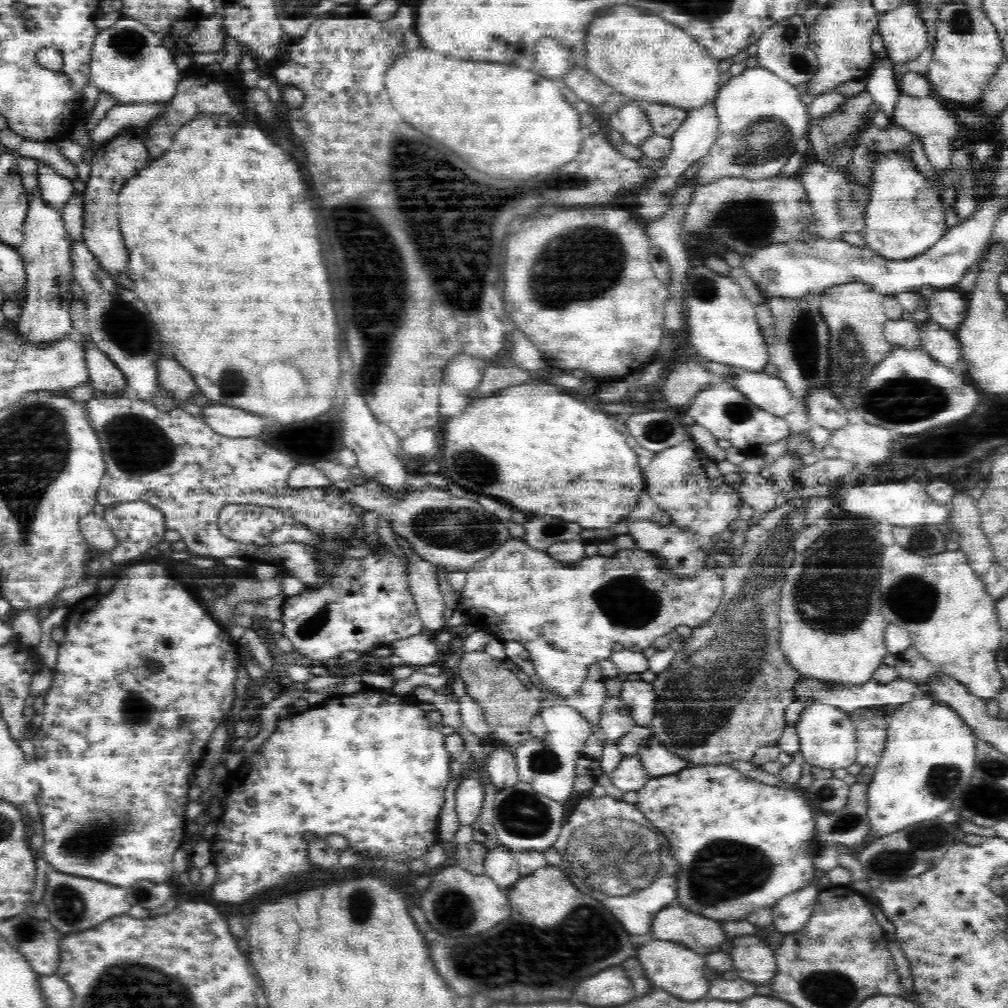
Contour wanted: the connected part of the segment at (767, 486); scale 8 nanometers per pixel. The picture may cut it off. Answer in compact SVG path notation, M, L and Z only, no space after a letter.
M744 472L739 474L742 477L739 494L748 506L755 508L758 512L768 512L779 504L784 504L786 500L780 500L778 489L770 480L762 478L759 474Z

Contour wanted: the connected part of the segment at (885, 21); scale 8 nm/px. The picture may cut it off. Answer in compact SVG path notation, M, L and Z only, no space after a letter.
M917 3L914 6L905 4L880 15L878 33L882 36L884 45L888 50L888 59L892 63L909 63L928 48L928 30L920 18L921 11L917 8Z

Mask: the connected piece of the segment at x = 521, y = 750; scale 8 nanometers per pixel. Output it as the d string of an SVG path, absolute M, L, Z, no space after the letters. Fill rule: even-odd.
M548 706L539 713L539 718L546 725L546 736L533 736L530 740L513 748L520 780L532 785L542 797L550 797L554 801L565 802L574 788L576 778L576 760L581 755L592 725L571 706Z

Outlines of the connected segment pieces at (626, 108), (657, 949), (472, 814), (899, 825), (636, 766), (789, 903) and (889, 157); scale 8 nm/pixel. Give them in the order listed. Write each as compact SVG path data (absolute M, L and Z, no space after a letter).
M633 100L621 107L618 112L610 114L608 126L622 133L626 142L636 147L654 134L646 112Z
M660 939L648 942L638 948L638 960L645 971L646 978L654 988L668 990L670 994L676 994L678 998L688 998L688 1000L704 998L708 992L710 981L706 978L709 971L705 956L692 951L682 943L664 942Z
M480 781L460 782L455 792L455 810L458 812L459 822L471 825L482 810L484 802L484 786Z
M928 696L896 705L887 725L887 742L868 784L866 820L872 838L938 818L961 800L973 783L976 737L950 706Z
M624 755L610 774L611 782L622 792L638 792L651 777L638 755Z
M815 881L795 893L782 897L772 906L774 928L788 936L799 932L810 920L819 892Z
M898 152L878 154L872 170L872 192L865 207L863 237L867 246L886 259L910 259L924 254L946 234L945 209L942 199L930 188L926 178L914 170Z

